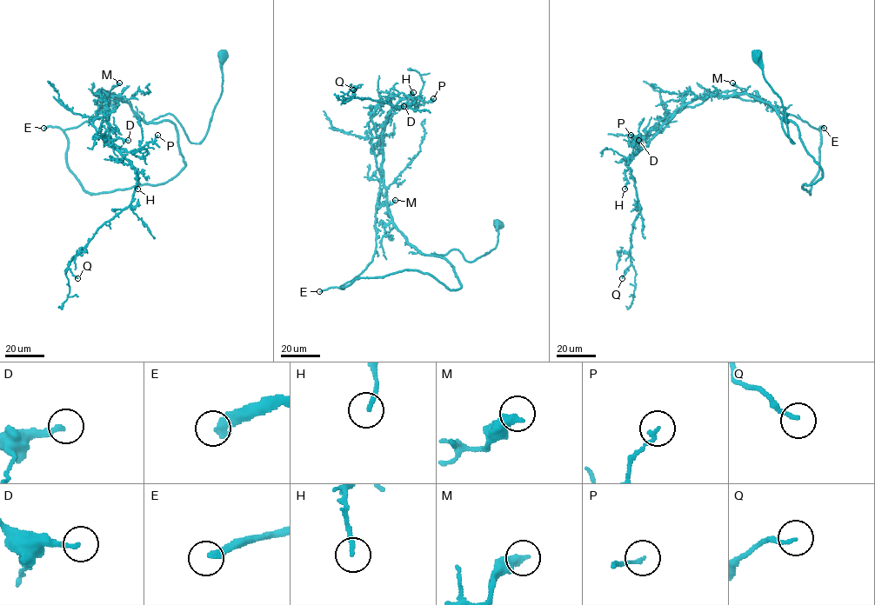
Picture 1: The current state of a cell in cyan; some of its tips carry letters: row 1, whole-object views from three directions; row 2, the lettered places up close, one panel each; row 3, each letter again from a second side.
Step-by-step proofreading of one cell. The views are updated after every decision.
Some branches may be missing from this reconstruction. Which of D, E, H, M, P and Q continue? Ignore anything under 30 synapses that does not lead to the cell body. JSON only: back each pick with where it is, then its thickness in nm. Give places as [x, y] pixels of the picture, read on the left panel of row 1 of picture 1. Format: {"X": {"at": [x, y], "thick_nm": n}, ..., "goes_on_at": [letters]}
{"E": {"at": [43, 128], "thick_nm": 280}, "goes_on_at": ["E"]}

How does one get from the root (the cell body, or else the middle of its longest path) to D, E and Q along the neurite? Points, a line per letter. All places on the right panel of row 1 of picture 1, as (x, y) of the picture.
D: (756, 55), (793, 143), (782, 126), (787, 114), (784, 122), (744, 93), (695, 97), (660, 131), (638, 140)
E: (756, 55), (780, 98), (790, 140), (794, 142), (782, 126), (787, 114), (784, 122), (755, 96), (824, 128)
Q: (756, 55), (794, 142), (787, 114), (746, 94), (684, 104), (628, 164), (639, 212), (622, 278)

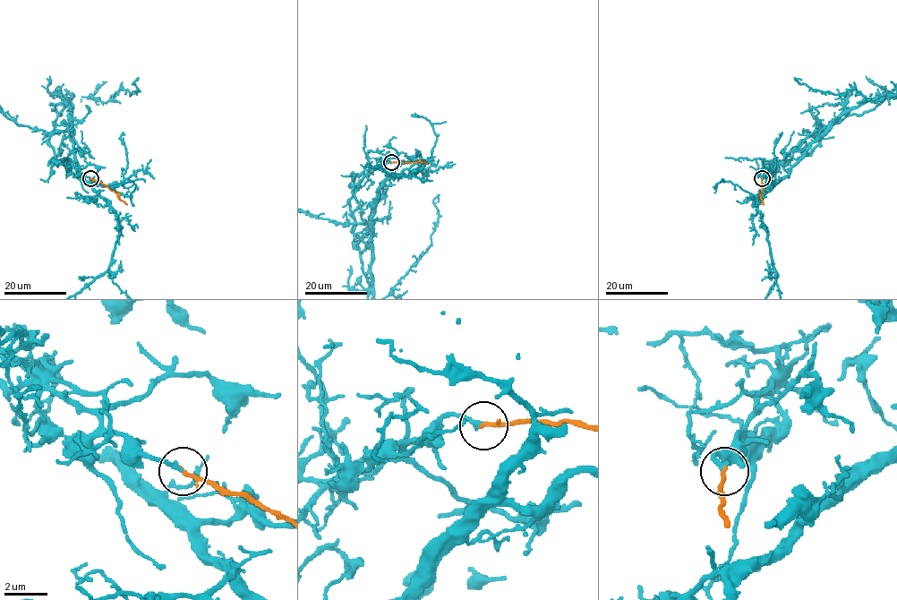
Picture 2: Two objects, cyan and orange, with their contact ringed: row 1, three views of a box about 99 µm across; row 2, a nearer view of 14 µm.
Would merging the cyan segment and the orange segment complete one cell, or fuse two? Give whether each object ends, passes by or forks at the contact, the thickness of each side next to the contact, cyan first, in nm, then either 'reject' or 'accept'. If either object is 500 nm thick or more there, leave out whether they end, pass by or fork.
cyan ends; orange ends; calibres 200 and 200 nm; accept

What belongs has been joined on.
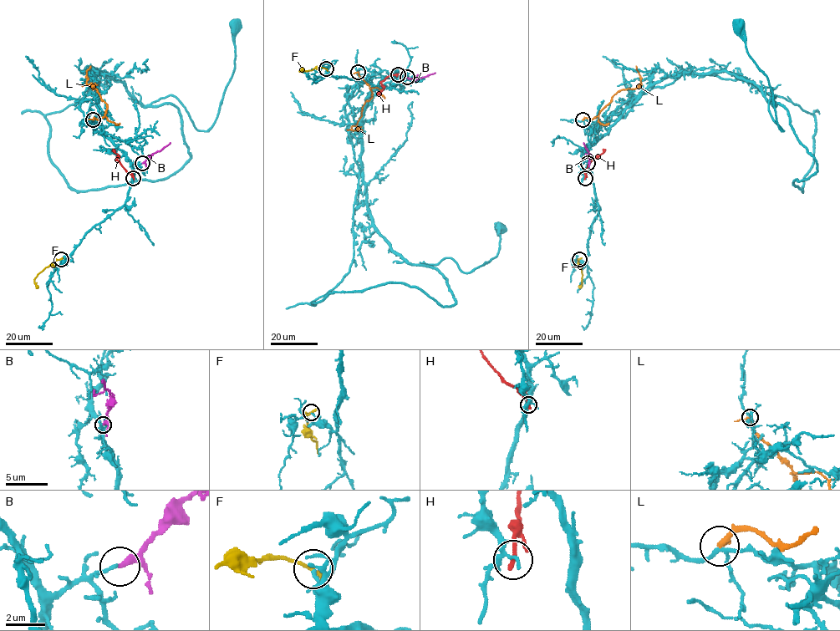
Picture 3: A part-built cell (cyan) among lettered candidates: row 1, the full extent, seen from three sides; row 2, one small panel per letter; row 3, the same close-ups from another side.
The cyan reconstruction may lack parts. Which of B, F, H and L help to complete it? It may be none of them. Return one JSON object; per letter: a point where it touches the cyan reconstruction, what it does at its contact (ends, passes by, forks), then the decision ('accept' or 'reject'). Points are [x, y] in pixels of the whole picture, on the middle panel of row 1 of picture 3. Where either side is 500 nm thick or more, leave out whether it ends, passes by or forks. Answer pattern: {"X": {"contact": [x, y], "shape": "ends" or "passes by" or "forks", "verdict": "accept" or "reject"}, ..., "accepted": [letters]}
{"B": {"contact": [407, 77], "shape": "ends", "verdict": "accept"}, "F": {"contact": [326, 68], "shape": "ends", "verdict": "reject"}, "H": {"contact": [398, 74], "shape": "ends", "verdict": "reject"}, "L": {"contact": [358, 72], "shape": "passes by", "verdict": "reject"}, "accepted": ["B"]}

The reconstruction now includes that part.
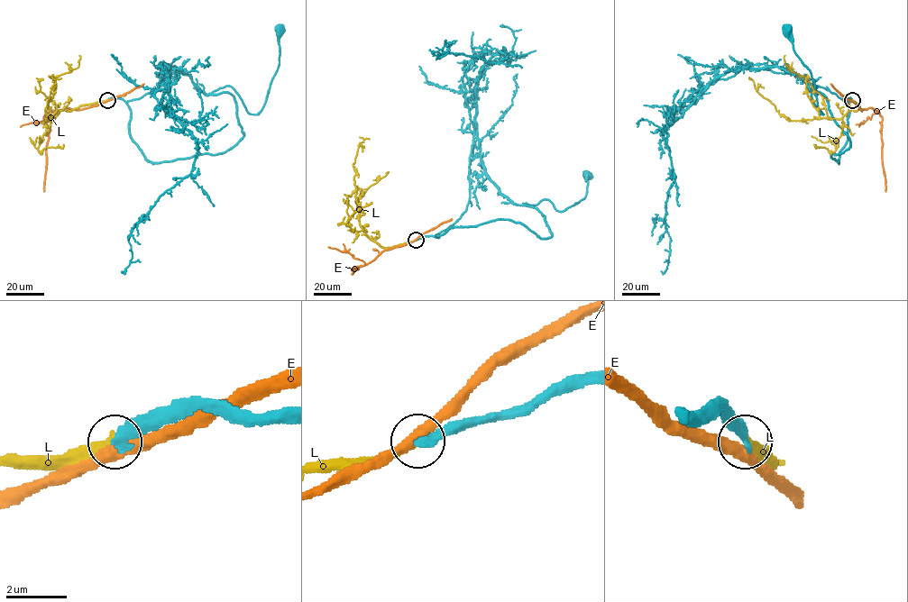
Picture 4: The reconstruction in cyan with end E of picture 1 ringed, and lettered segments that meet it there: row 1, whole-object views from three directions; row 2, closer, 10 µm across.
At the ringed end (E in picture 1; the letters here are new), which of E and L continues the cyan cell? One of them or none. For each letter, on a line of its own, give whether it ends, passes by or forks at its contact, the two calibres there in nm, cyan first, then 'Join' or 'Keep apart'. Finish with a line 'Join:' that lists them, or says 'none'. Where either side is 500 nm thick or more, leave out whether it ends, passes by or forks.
E: It passes by. Thickness 360 nm (cyan) against 380 nm. Keep apart
L: It ends there. Thickness 360 nm (cyan) against 280 nm. Join
Join: L

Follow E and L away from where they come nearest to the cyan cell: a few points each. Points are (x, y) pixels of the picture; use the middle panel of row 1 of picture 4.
E: (416, 240), (383, 250), (366, 264), (354, 267), (352, 270), (357, 269), (352, 273)
L: (416, 240), (382, 247), (362, 229), (354, 196), (356, 170), (353, 164), (359, 143), (369, 139)

